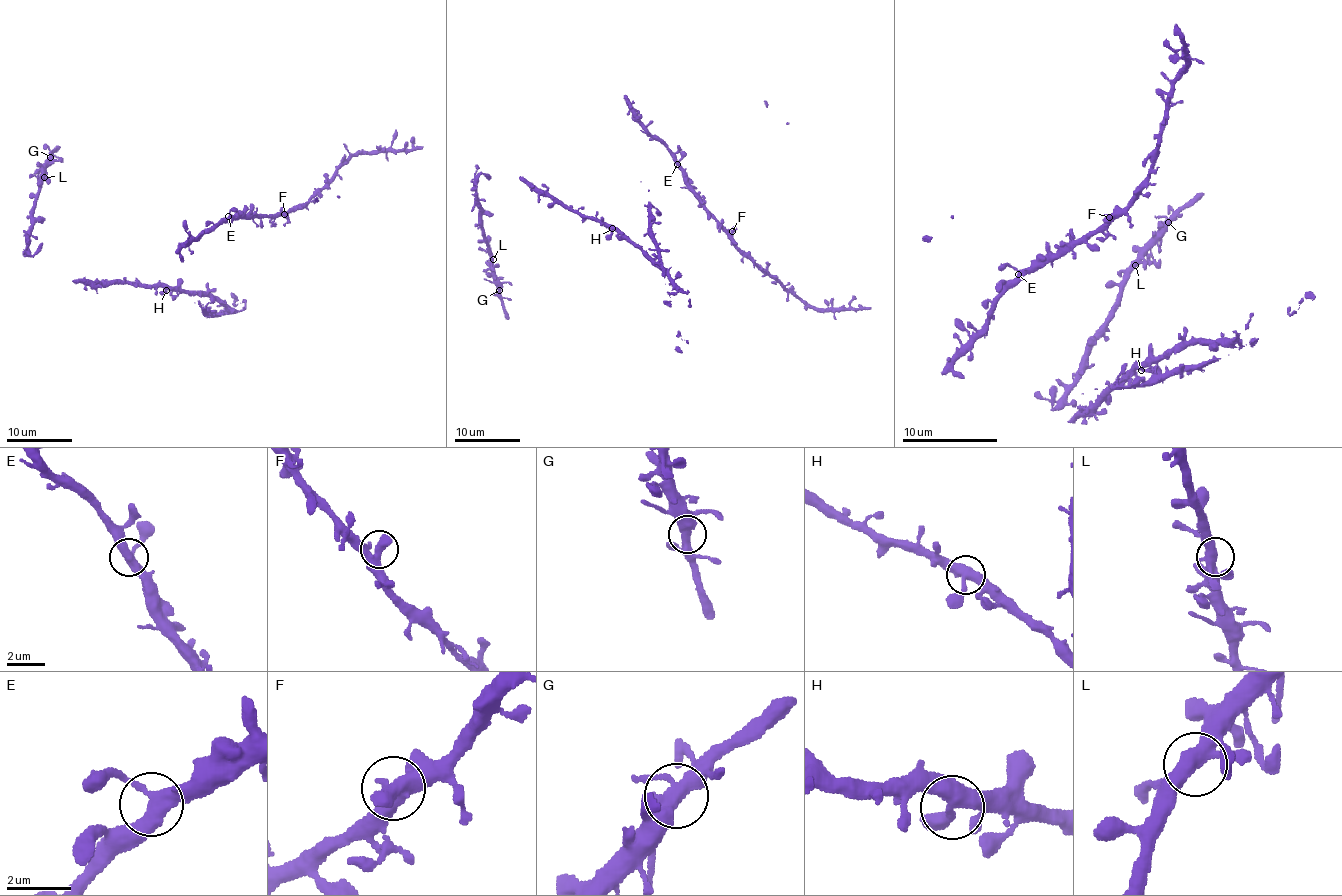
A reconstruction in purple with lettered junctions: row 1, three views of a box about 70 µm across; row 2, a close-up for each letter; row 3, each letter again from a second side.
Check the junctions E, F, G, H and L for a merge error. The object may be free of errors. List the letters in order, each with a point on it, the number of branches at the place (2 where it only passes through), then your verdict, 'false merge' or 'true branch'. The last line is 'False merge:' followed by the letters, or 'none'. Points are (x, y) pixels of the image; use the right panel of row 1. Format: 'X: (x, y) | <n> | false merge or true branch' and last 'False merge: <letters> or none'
E: (1018, 274) | 3 | true branch
F: (1109, 217) | 3 | true branch
G: (1168, 222) | 3 | true branch
H: (1141, 370) | 3 | true branch
L: (1135, 265) | 3 | true branch
False merge: none

